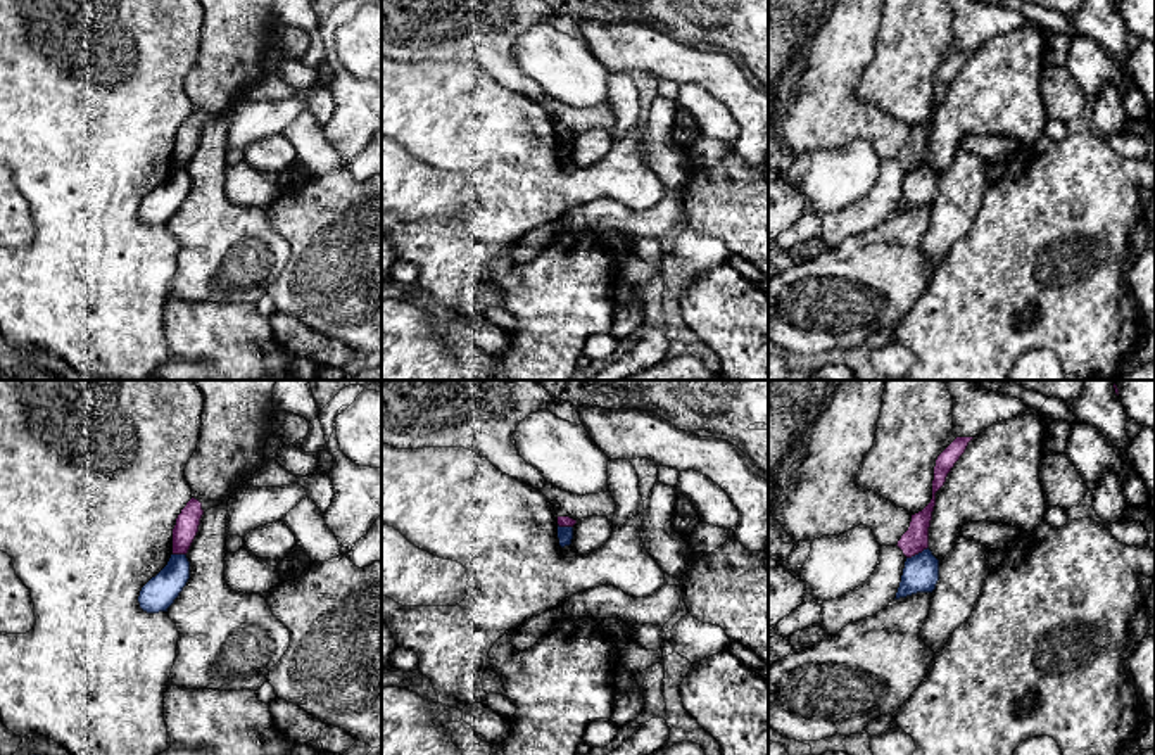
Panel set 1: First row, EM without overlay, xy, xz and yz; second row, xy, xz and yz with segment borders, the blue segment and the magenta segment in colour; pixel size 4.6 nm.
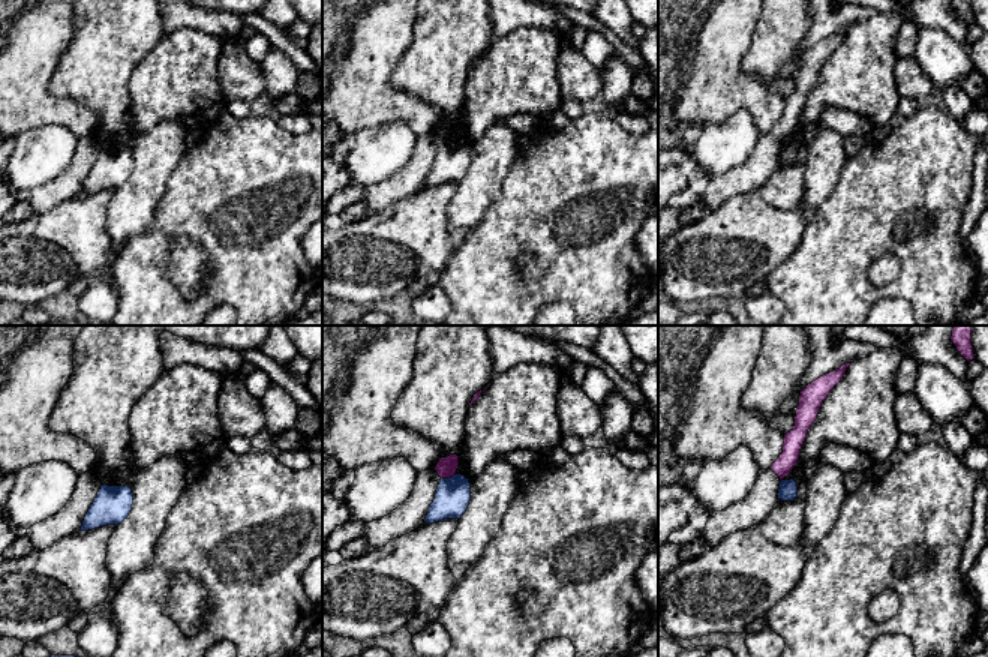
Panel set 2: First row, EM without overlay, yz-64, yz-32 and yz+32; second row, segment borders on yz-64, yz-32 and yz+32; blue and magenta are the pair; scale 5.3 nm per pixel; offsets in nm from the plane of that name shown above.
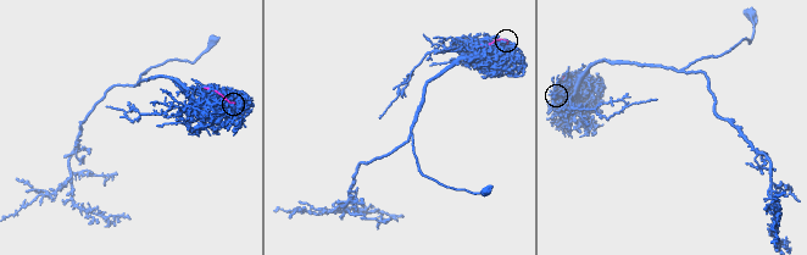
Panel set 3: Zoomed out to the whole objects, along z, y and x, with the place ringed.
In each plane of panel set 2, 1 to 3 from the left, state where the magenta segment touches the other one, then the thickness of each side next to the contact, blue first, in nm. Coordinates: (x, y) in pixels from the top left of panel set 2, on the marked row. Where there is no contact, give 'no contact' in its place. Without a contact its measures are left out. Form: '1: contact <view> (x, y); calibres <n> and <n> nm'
1: no contact
2: contact yz-32 (450, 477); calibres 190 and 110 nm
3: no contact

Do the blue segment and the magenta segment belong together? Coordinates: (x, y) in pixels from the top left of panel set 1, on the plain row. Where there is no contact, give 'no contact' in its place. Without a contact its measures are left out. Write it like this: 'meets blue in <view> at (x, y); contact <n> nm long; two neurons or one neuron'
meets blue in yz at (919, 166); contact 120 nm long; two neurons

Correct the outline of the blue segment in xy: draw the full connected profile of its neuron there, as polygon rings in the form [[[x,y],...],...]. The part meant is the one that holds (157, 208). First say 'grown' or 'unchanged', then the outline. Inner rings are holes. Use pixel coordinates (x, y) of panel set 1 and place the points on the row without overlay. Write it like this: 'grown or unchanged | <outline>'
unchanged | [[[171,168],[167,178],[140,204],[138,216],[147,226],[167,225],[190,192],[186,168]]]

